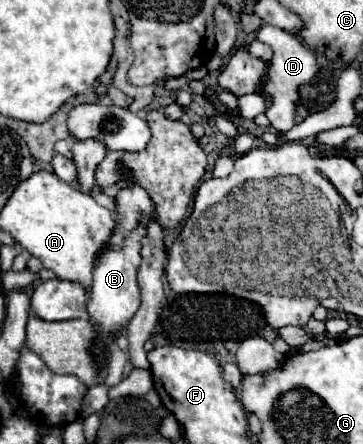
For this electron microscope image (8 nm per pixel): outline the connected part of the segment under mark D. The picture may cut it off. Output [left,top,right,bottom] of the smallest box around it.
[256,24,322,132]

